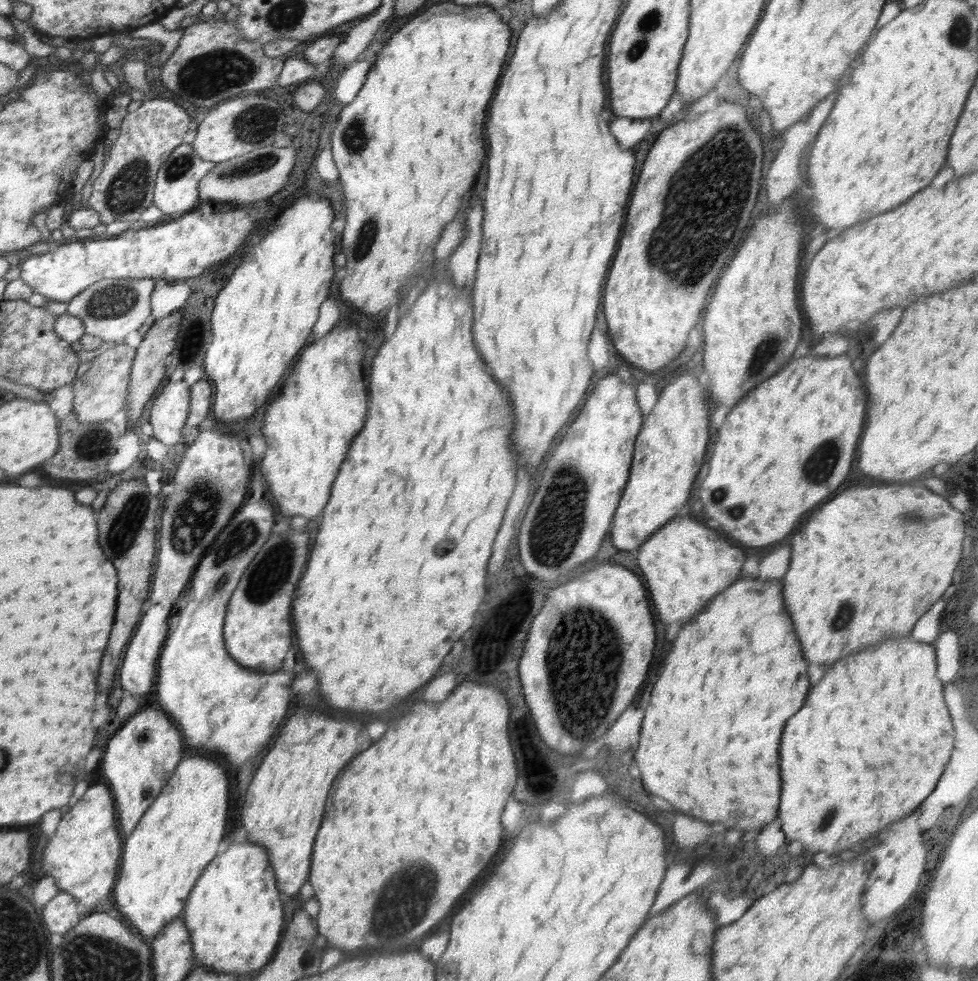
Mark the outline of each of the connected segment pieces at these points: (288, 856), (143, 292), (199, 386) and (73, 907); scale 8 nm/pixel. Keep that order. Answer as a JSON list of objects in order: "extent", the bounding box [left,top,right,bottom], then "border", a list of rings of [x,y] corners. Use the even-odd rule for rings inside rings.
[{"extent":[241,708,368,899],"border":[[[306,708],[284,724],[262,766],[252,775],[241,822],[246,828],[247,842],[266,847],[277,887],[285,899],[298,894],[308,878],[312,840],[318,834],[328,792],[338,772],[368,746],[366,726]]]},{"extent":[67,277,155,343],"border":[[[148,277],[99,280],[67,302],[67,313],[82,320],[86,334],[98,336],[104,342],[121,343],[130,332],[138,330],[151,313],[150,299],[154,283],[155,279]]]},{"extent":[182,378,212,436],"border":[[[206,378],[200,379],[190,386],[189,393],[189,415],[182,429],[183,436],[190,435],[196,426],[204,424],[212,406],[212,384]]]},{"extent":[42,891,82,934],"border":[[[60,891],[42,909],[44,924],[48,924],[48,930],[54,934],[66,934],[72,930],[78,922],[82,922],[82,914],[78,912],[78,901],[75,896]]]}]

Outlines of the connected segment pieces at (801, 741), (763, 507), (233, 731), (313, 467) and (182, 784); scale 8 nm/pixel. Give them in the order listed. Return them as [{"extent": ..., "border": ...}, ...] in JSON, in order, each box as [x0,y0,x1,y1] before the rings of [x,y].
[{"extent":[780,636,955,855],"border":[[[897,636],[890,640],[884,640],[880,644],[869,646],[860,652],[855,652],[844,657],[827,668],[824,676],[811,687],[807,699],[802,708],[792,720],[786,722],[782,744],[780,744],[780,778],[782,778],[782,798],[780,798],[780,822],[781,831],[785,834],[787,843],[800,840],[805,852],[815,855],[818,852],[834,854],[854,848],[858,844],[879,834],[881,830],[888,828],[892,822],[904,820],[908,814],[912,814],[936,788],[948,760],[950,760],[954,746],[955,728],[945,703],[943,682],[937,677],[937,660],[934,642],[916,642],[909,636]]]},{"extent":[700,354,866,548],"border":[[[812,354],[804,356],[804,358],[798,358],[798,360],[792,360],[786,370],[780,370],[776,376],[772,376],[770,380],[766,380],[764,384],[760,384],[758,388],[754,388],[740,404],[736,404],[731,411],[726,415],[724,424],[718,429],[718,440],[715,440],[714,450],[712,450],[712,458],[710,458],[710,464],[708,466],[708,474],[704,478],[704,482],[700,484],[700,502],[704,506],[704,514],[706,518],[710,520],[716,520],[724,534],[744,546],[750,546],[750,548],[764,548],[764,546],[772,546],[768,542],[780,542],[782,538],[790,536],[794,532],[796,526],[800,526],[802,518],[806,512],[814,510],[816,506],[824,504],[824,500],[830,500],[830,496],[834,496],[834,490],[840,488],[840,484],[846,480],[846,476],[850,474],[850,468],[852,468],[852,458],[854,458],[854,452],[856,452],[856,446],[858,446],[858,440],[860,440],[860,434],[862,434],[862,428],[864,428],[864,414],[866,414],[866,394],[864,394],[864,384],[862,380],[854,374],[852,370],[852,360],[844,354],[844,356],[836,356],[834,360],[822,360],[822,358],[816,358]]]},{"extent":[156,500,294,768],"border":[[[258,500],[254,504],[246,504],[232,522],[220,532],[220,536],[210,546],[210,552],[200,562],[192,586],[190,586],[190,600],[186,602],[186,608],[180,610],[178,626],[168,636],[164,650],[160,652],[158,660],[158,673],[156,692],[158,702],[162,710],[168,714],[172,721],[180,726],[182,736],[186,738],[184,746],[212,754],[220,760],[224,760],[232,768],[242,768],[246,760],[256,758],[264,751],[266,744],[270,742],[270,736],[278,730],[282,724],[283,716],[286,716],[288,704],[292,696],[290,682],[294,680],[294,672],[275,670],[274,672],[257,672],[244,666],[240,666],[225,649],[223,639],[223,626],[228,606],[228,600],[234,592],[234,588],[240,582],[242,572],[250,566],[254,556],[260,552],[264,542],[269,539],[270,528],[274,524],[274,510],[268,500]]]},{"extent":[260,322,369,519],"border":[[[350,322],[337,323],[336,328],[333,328],[326,336],[319,338],[316,342],[313,342],[310,346],[301,351],[298,361],[294,362],[294,368],[292,368],[292,378],[285,380],[285,385],[282,388],[282,394],[274,399],[270,405],[266,405],[266,418],[264,418],[264,426],[262,426],[262,434],[266,438],[266,456],[264,460],[260,462],[262,466],[261,472],[264,476],[264,480],[270,484],[270,492],[272,492],[272,498],[274,502],[288,502],[288,504],[278,504],[278,510],[286,516],[294,516],[298,519],[300,516],[304,518],[316,518],[320,514],[320,510],[326,506],[328,502],[328,496],[330,496],[330,488],[332,488],[332,482],[336,478],[336,474],[340,470],[340,464],[344,462],[344,458],[348,455],[350,446],[352,446],[353,440],[361,432],[364,424],[367,421],[368,401],[369,395],[366,392],[366,382],[364,381],[364,374],[362,373],[362,360],[364,360],[364,346],[362,346],[362,340],[358,336],[358,328]]]},{"extent":[114,754,228,940],"border":[[[186,754],[180,759],[173,775],[164,785],[161,793],[139,820],[132,834],[127,838],[123,850],[123,864],[120,880],[114,888],[114,908],[128,923],[134,924],[140,933],[154,940],[170,921],[183,913],[190,891],[204,869],[216,858],[218,844],[224,838],[228,812],[228,772],[216,758]]]}]

